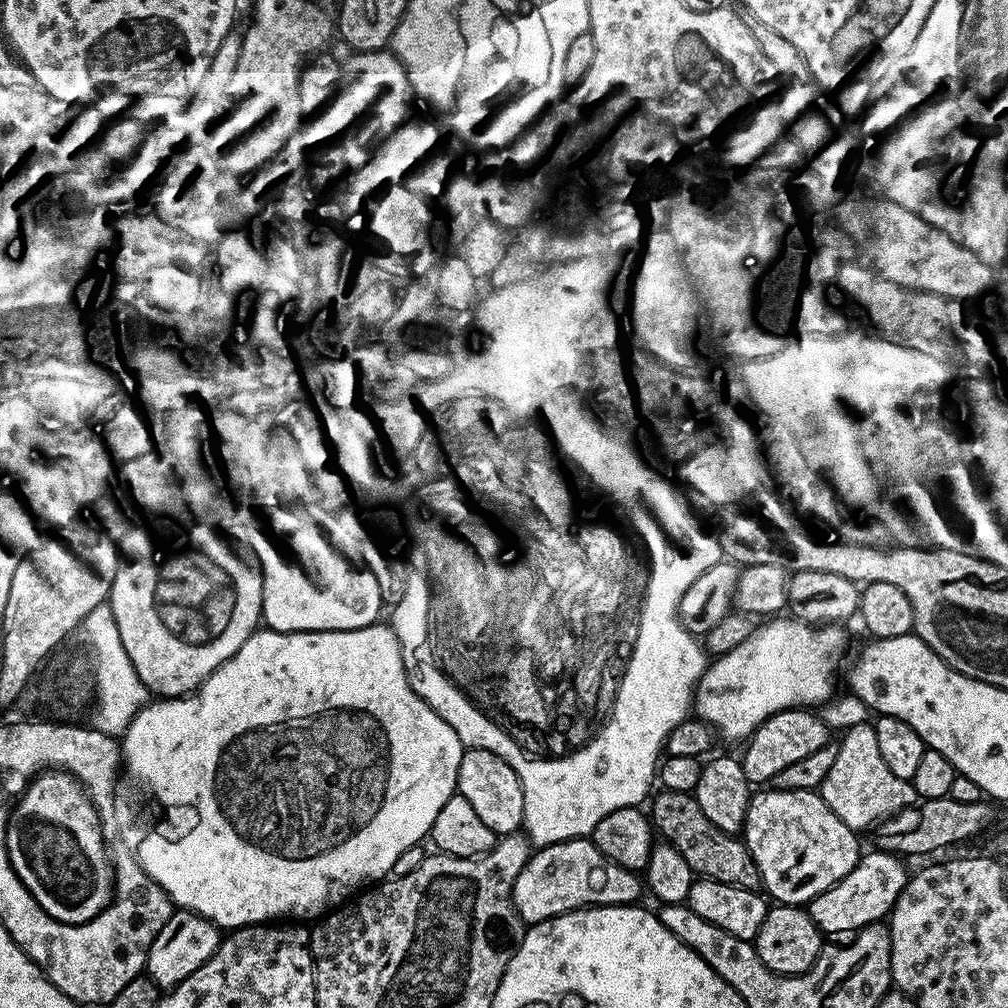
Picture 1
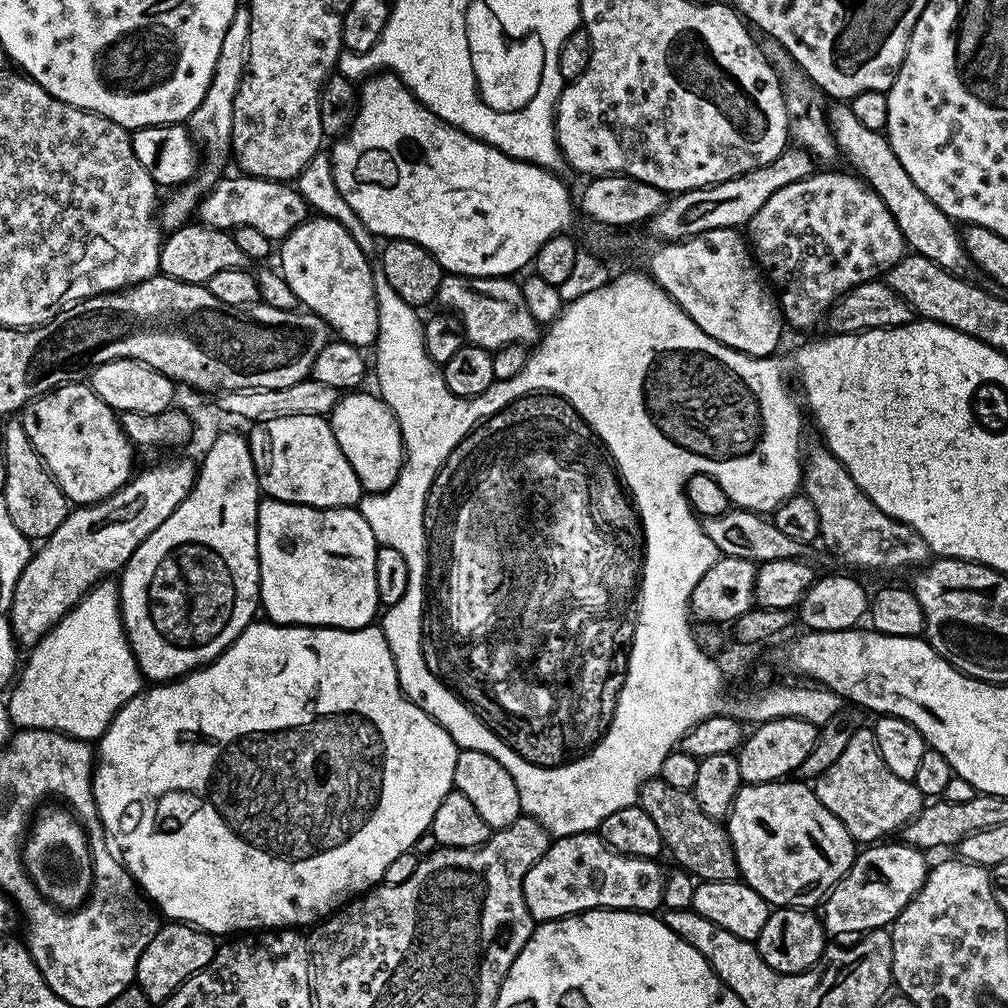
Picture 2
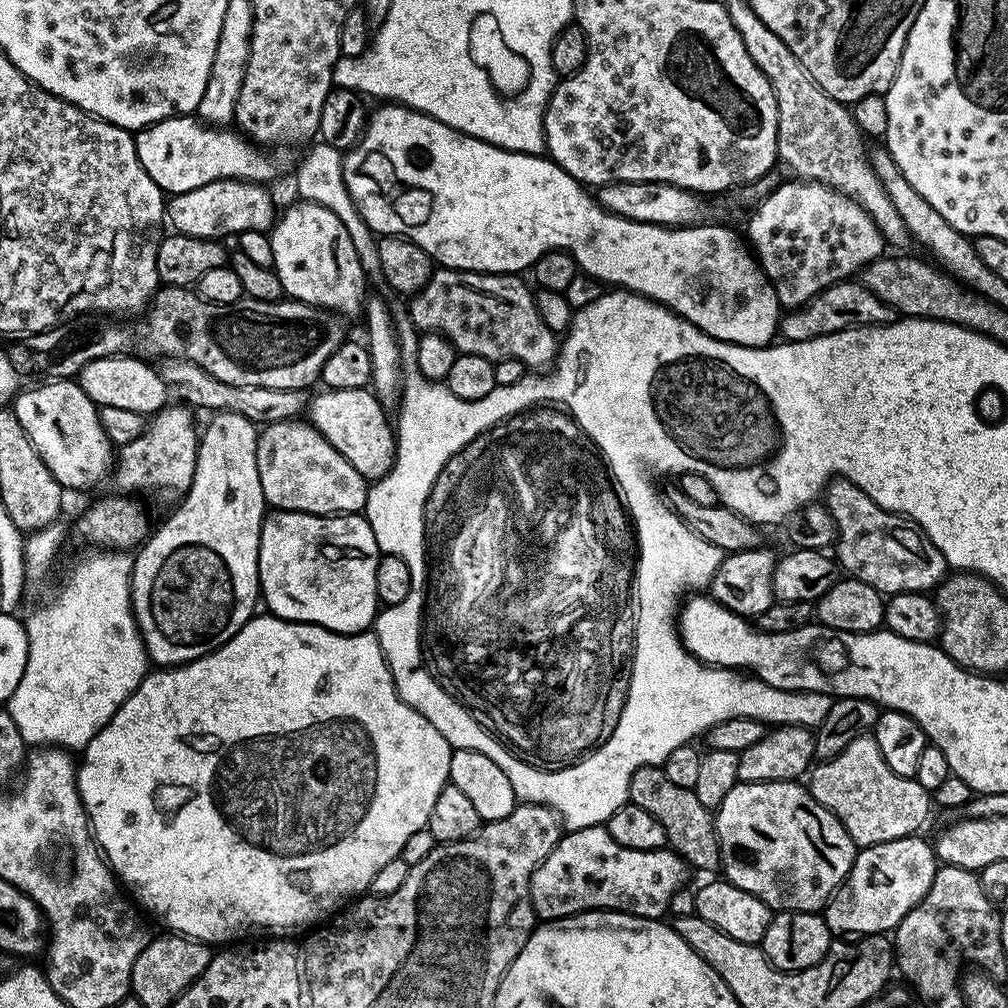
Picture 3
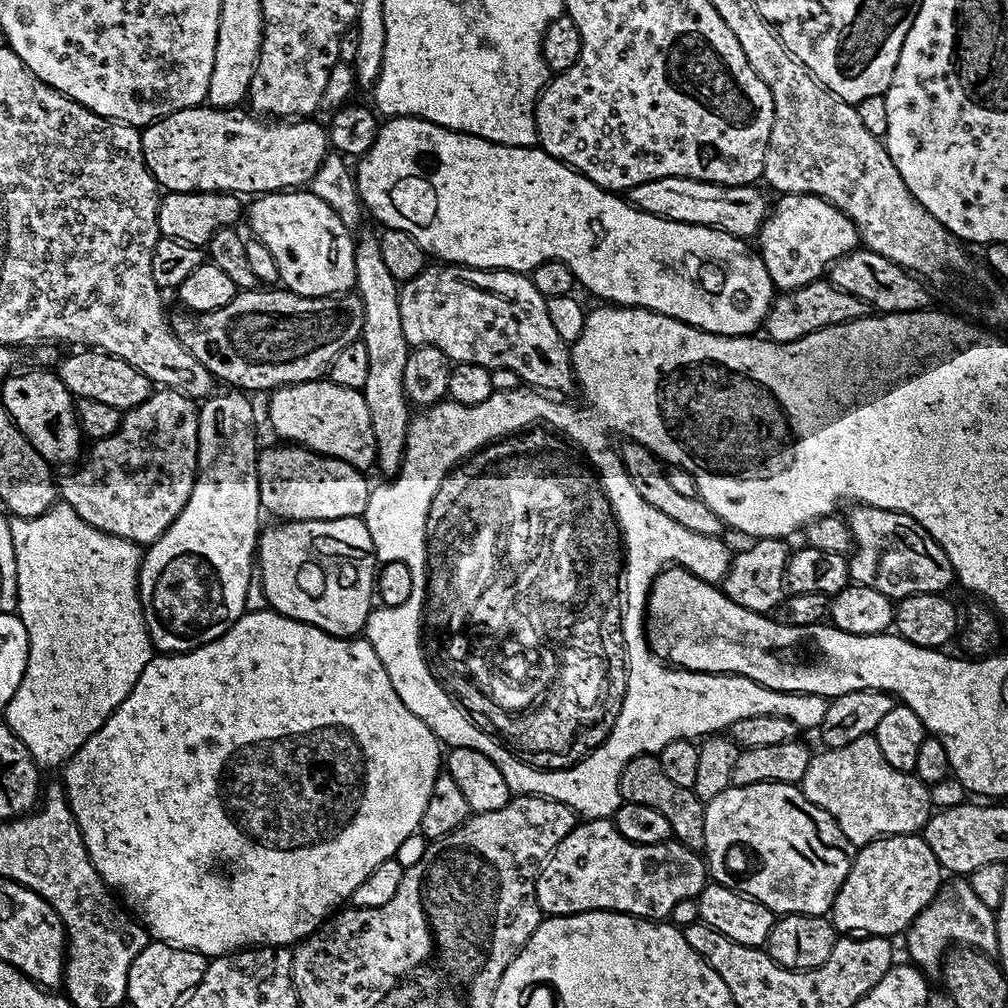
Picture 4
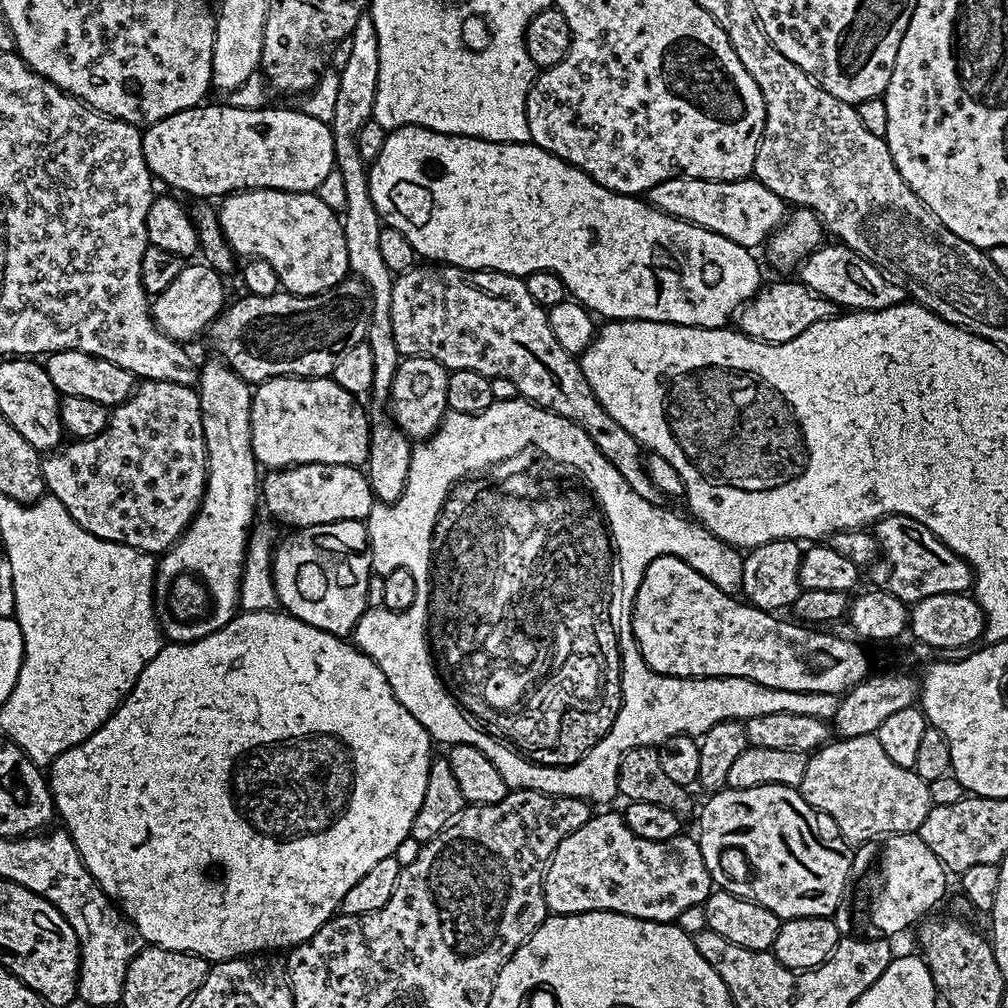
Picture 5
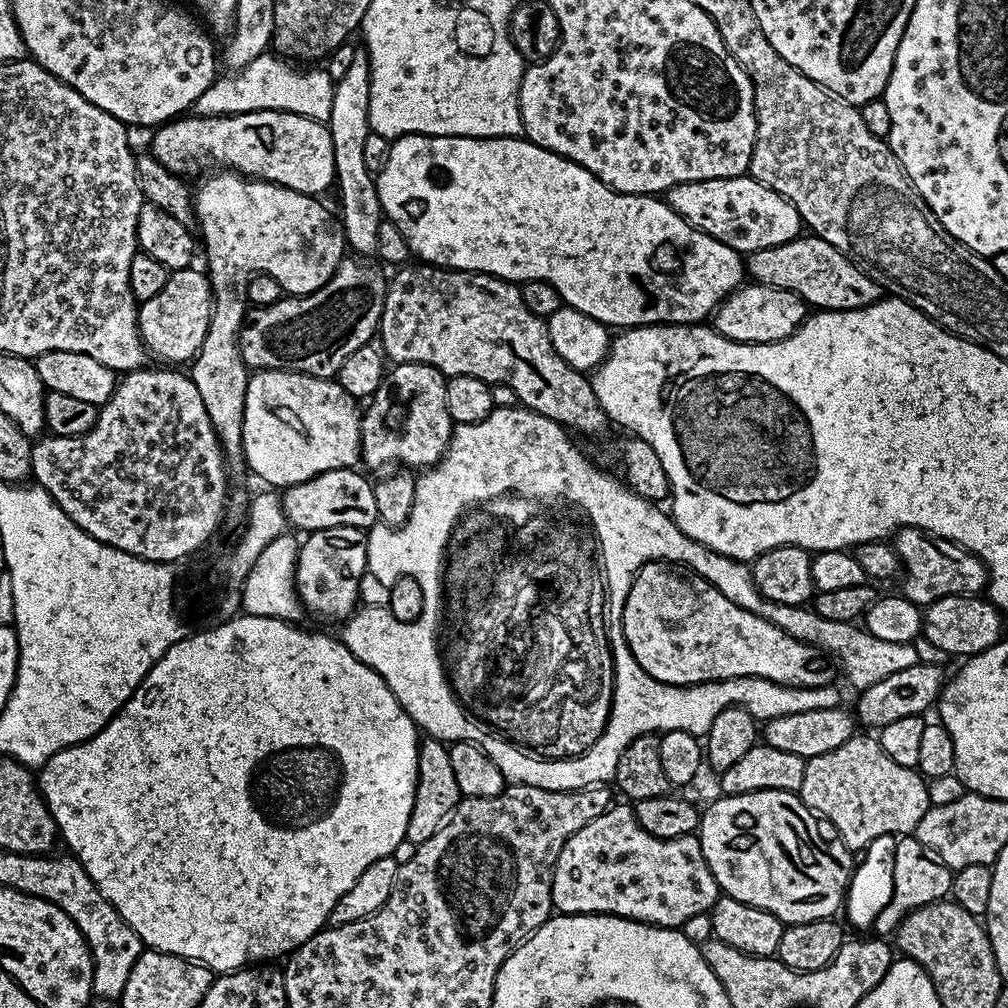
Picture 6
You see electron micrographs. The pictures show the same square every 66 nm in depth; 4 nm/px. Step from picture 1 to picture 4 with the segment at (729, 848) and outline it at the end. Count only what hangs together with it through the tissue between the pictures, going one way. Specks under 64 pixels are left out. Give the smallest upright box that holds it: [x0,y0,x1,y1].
[620,755,704,850]

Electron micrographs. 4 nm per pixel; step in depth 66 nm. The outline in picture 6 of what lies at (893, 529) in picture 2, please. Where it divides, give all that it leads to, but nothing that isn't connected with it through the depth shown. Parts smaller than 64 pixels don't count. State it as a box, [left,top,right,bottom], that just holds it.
[894,528,989,606]

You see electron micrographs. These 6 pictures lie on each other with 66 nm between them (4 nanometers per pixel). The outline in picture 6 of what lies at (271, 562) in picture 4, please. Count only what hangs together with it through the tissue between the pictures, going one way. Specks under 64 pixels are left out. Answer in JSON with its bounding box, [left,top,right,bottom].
[298,528,367,616]

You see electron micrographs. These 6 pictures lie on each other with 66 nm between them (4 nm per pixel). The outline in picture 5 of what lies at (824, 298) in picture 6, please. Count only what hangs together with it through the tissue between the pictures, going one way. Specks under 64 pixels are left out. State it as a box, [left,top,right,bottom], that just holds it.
[798,242,906,312]

